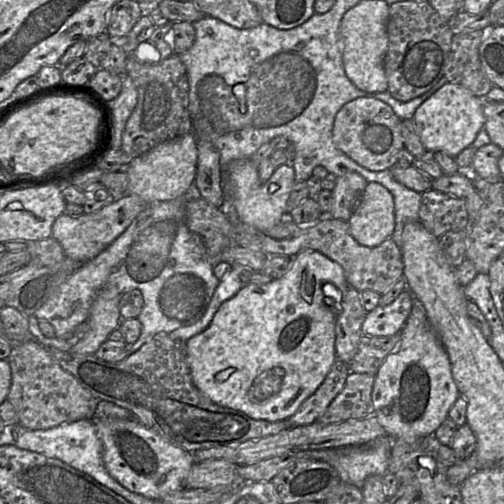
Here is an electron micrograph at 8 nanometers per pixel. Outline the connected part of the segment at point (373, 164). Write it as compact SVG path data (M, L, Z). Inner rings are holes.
M359 97L344 104L333 125L333 142L338 149L370 171L383 171L397 164L398 153L404 148L401 119L381 100Z

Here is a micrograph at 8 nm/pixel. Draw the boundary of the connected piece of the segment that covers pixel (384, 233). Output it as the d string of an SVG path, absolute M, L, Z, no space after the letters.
M369 182L348 224L351 235L360 245L376 247L391 238L395 229L392 194L383 185Z

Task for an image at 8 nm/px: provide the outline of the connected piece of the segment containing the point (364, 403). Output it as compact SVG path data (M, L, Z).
M349 372L343 390L318 418L321 424L364 419L374 414L372 390L375 376Z

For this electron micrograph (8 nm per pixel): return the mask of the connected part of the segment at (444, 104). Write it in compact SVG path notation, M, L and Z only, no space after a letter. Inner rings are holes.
M446 83L415 111L412 121L421 143L427 152L444 152L455 158L472 145L478 132L485 124L484 99L475 96L459 84Z

